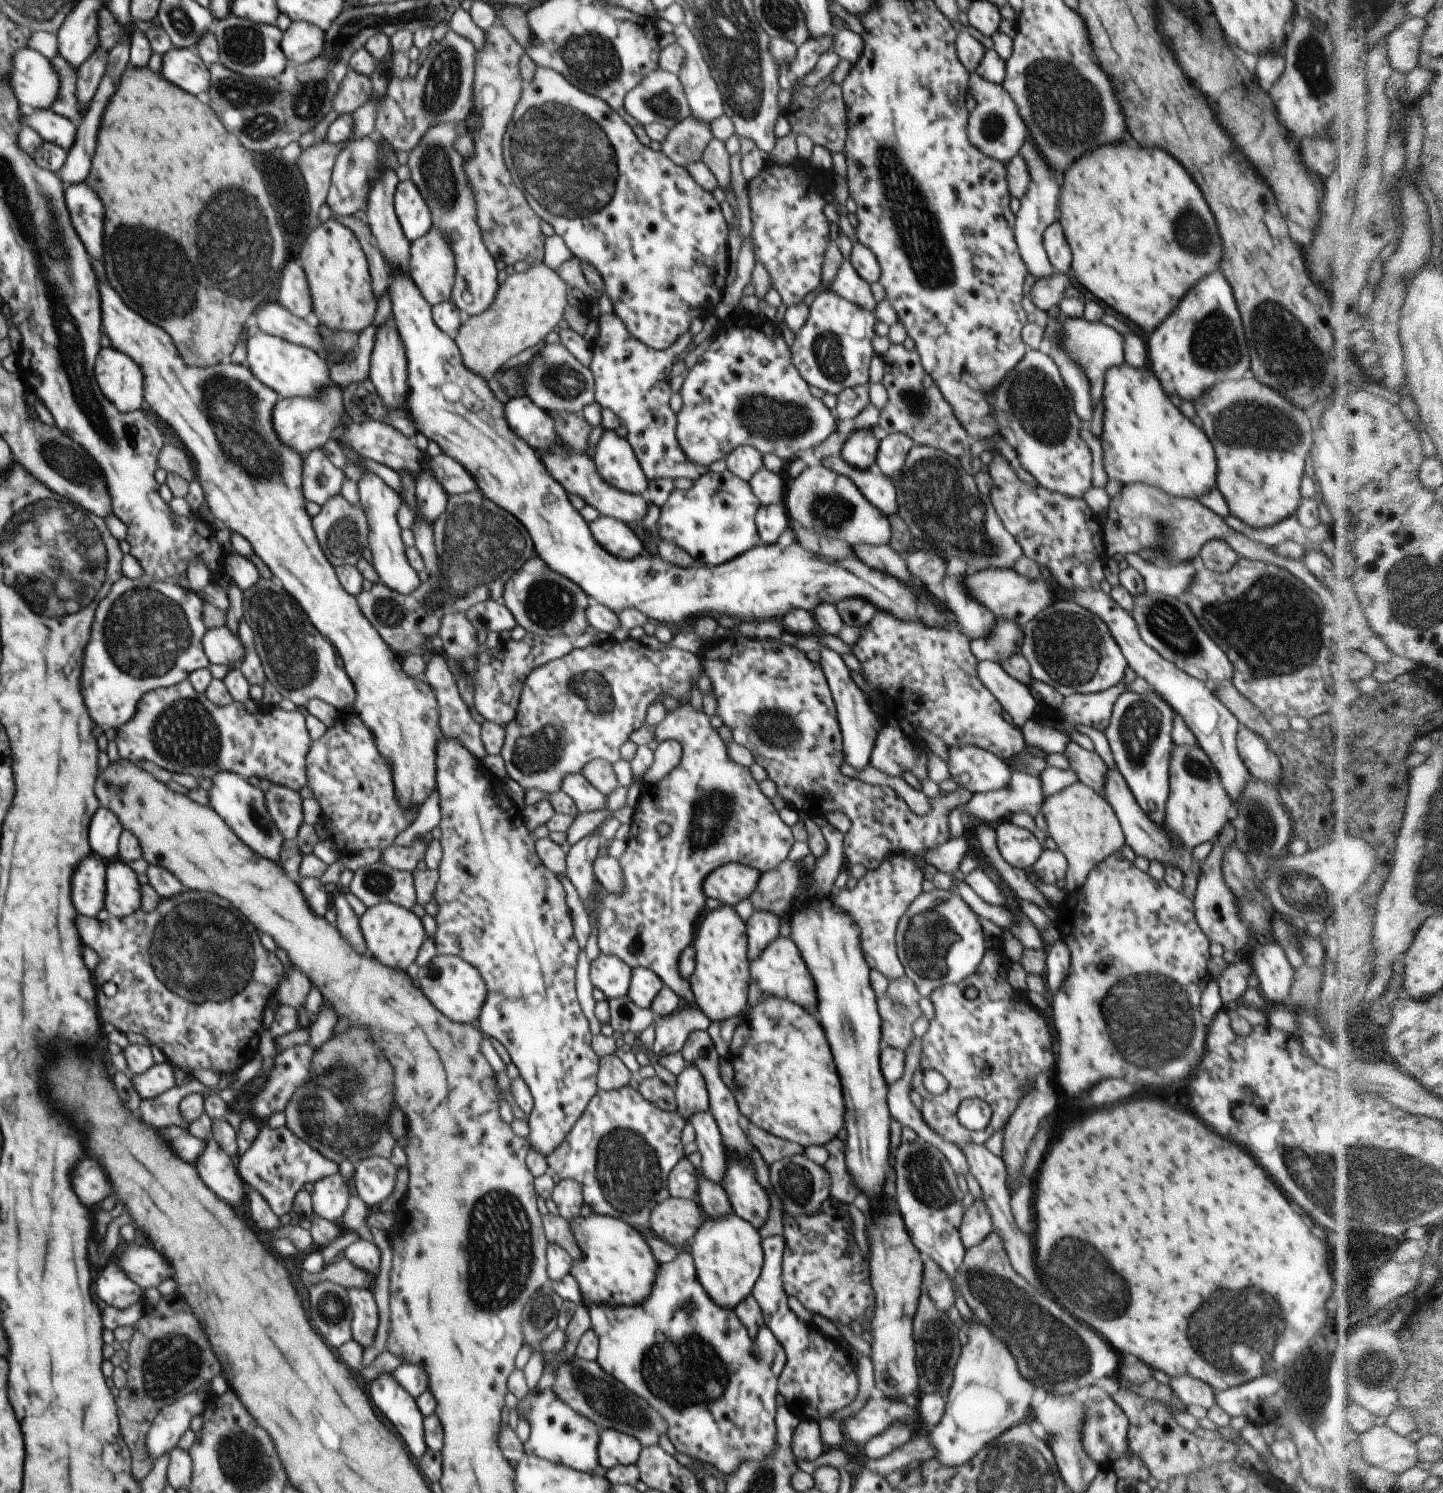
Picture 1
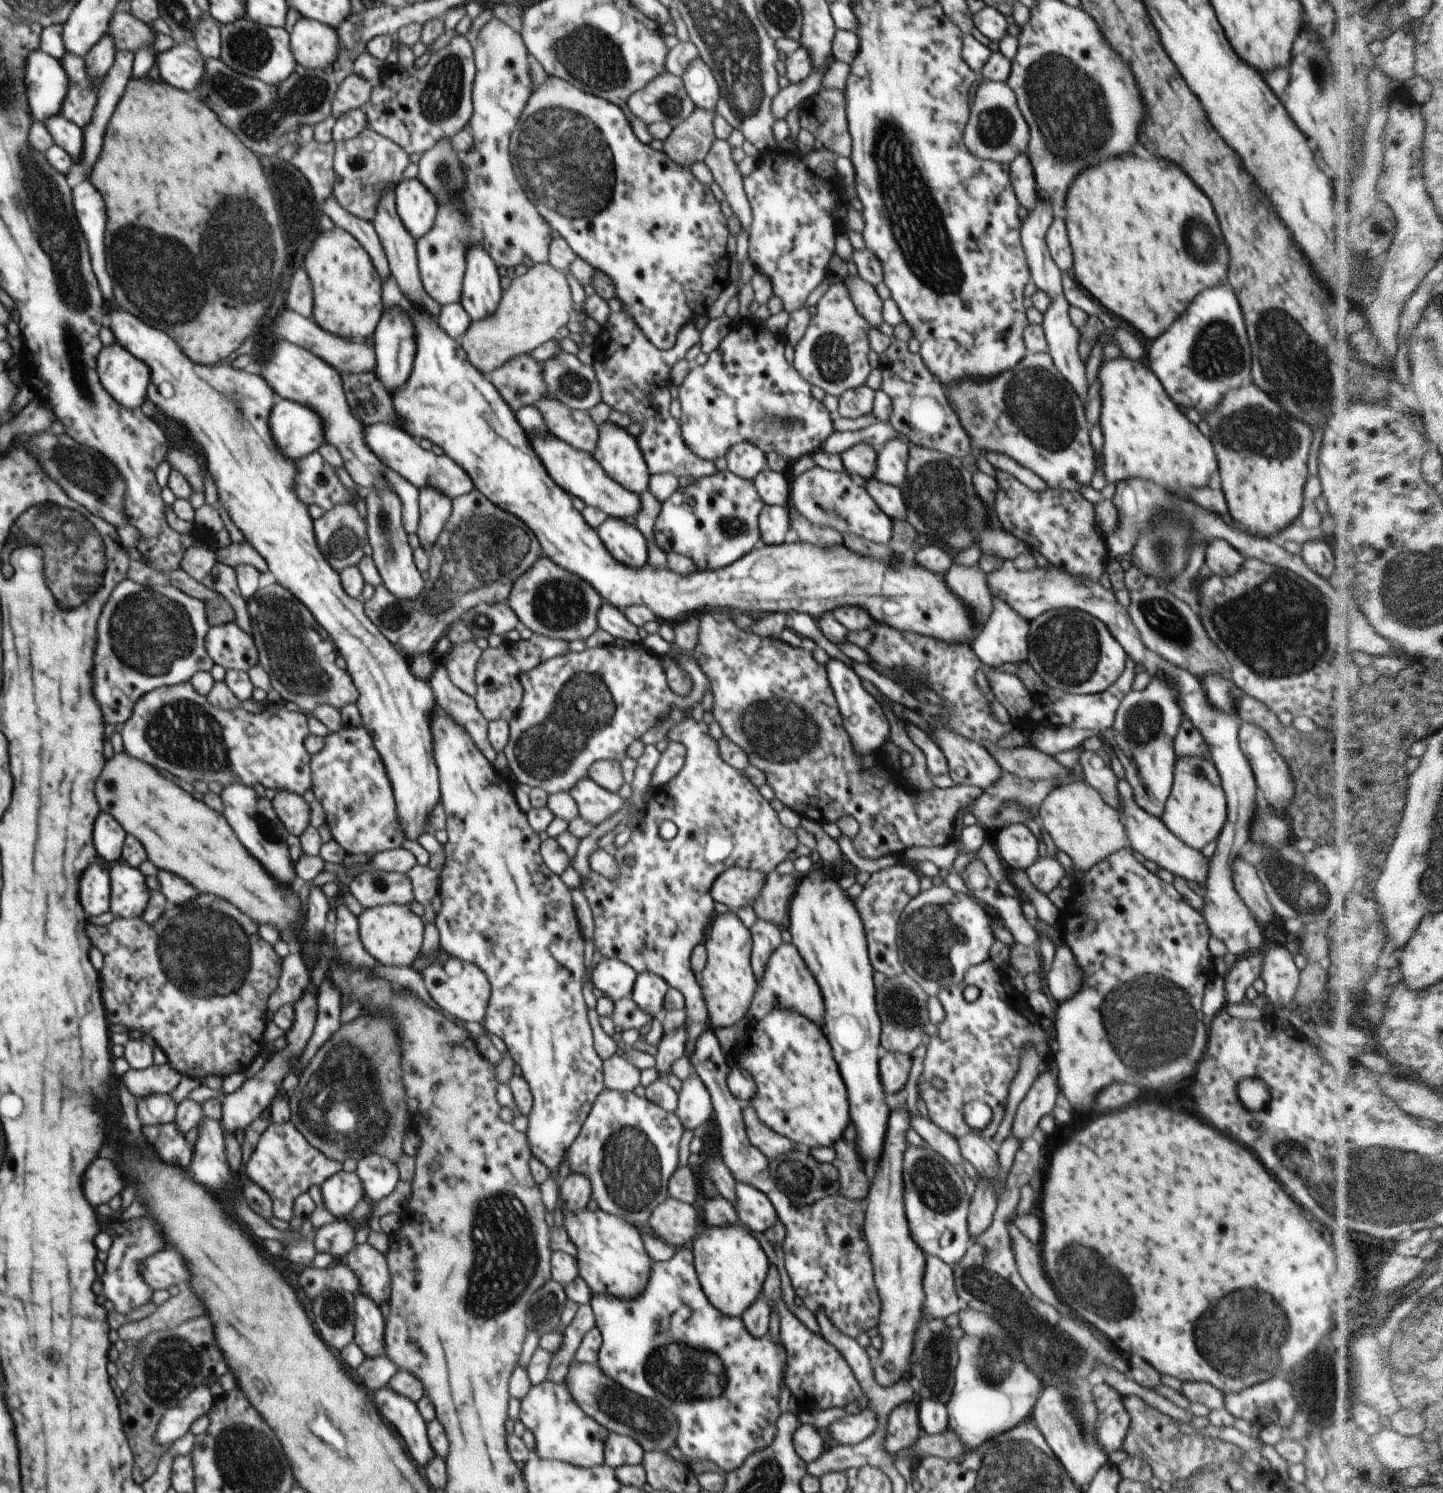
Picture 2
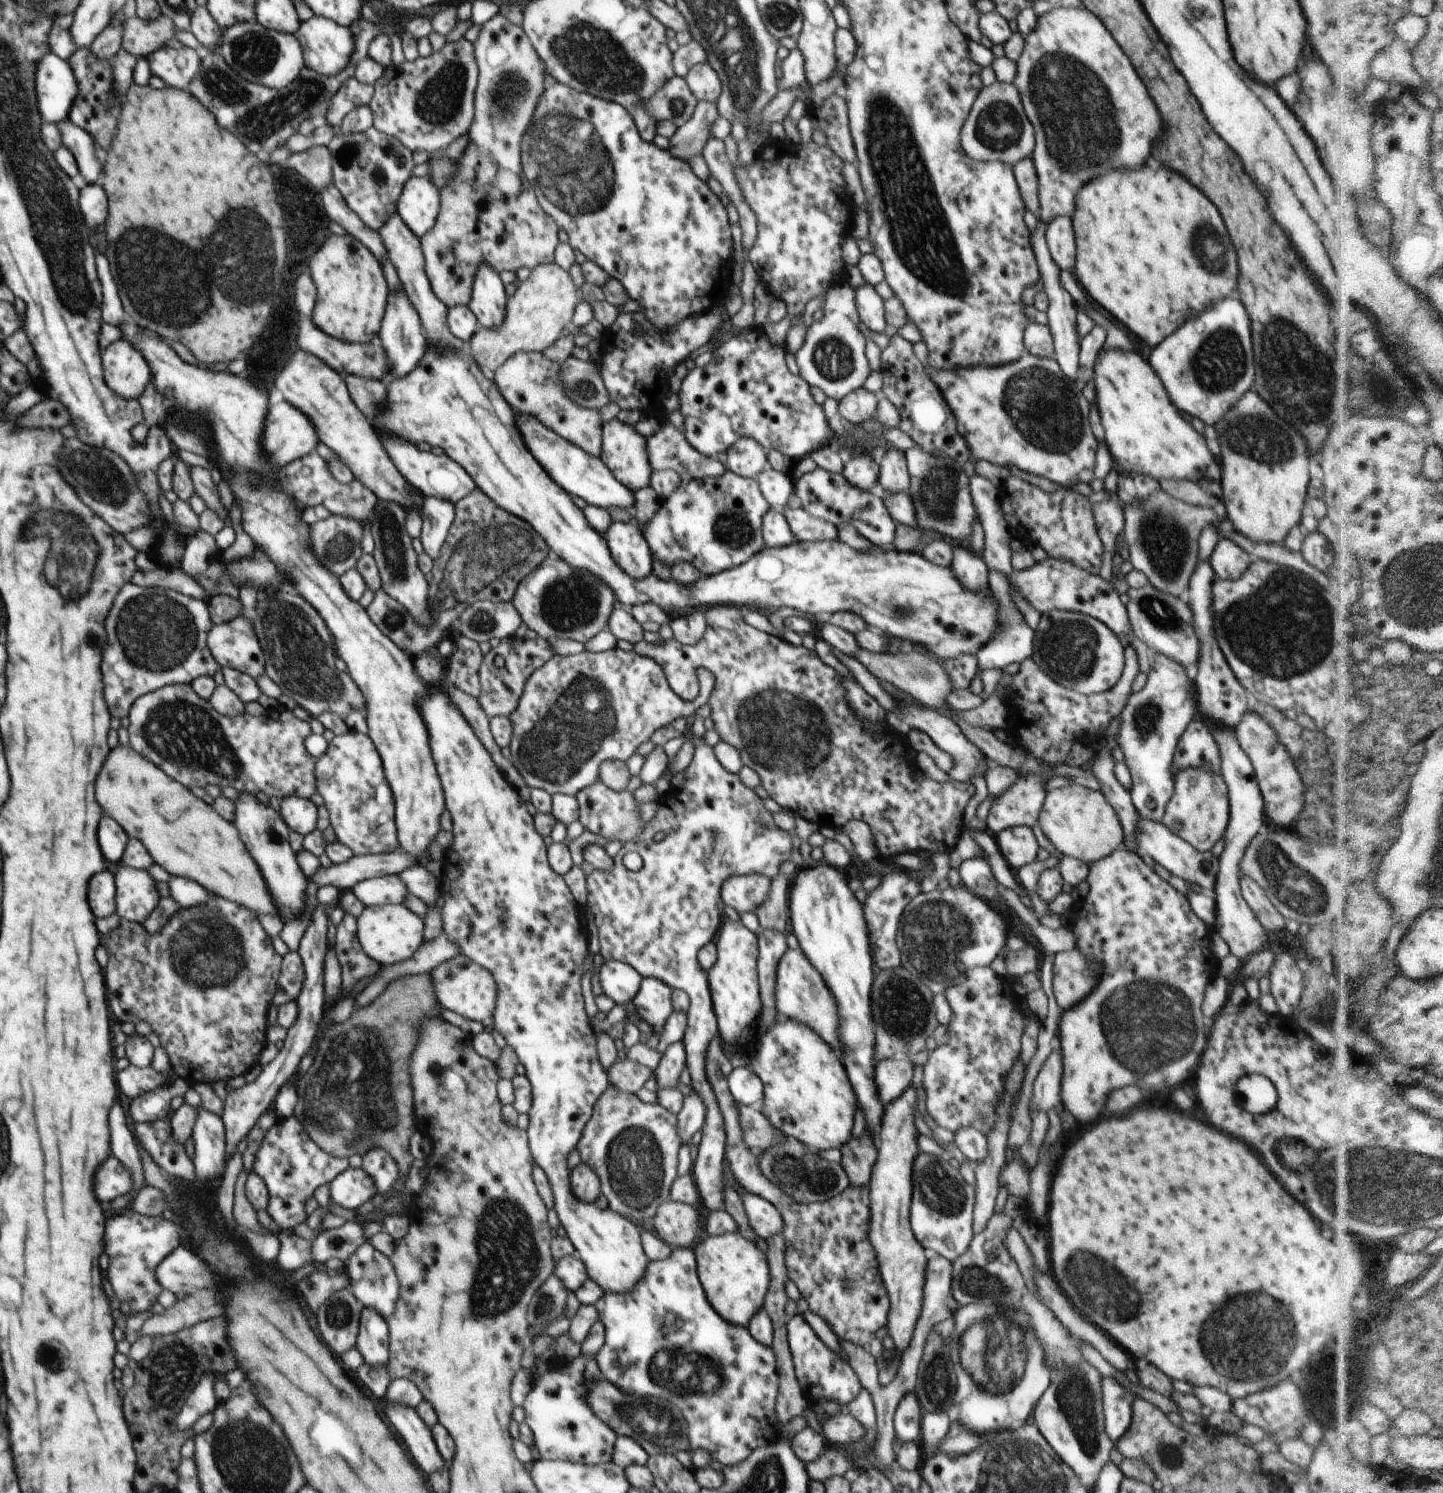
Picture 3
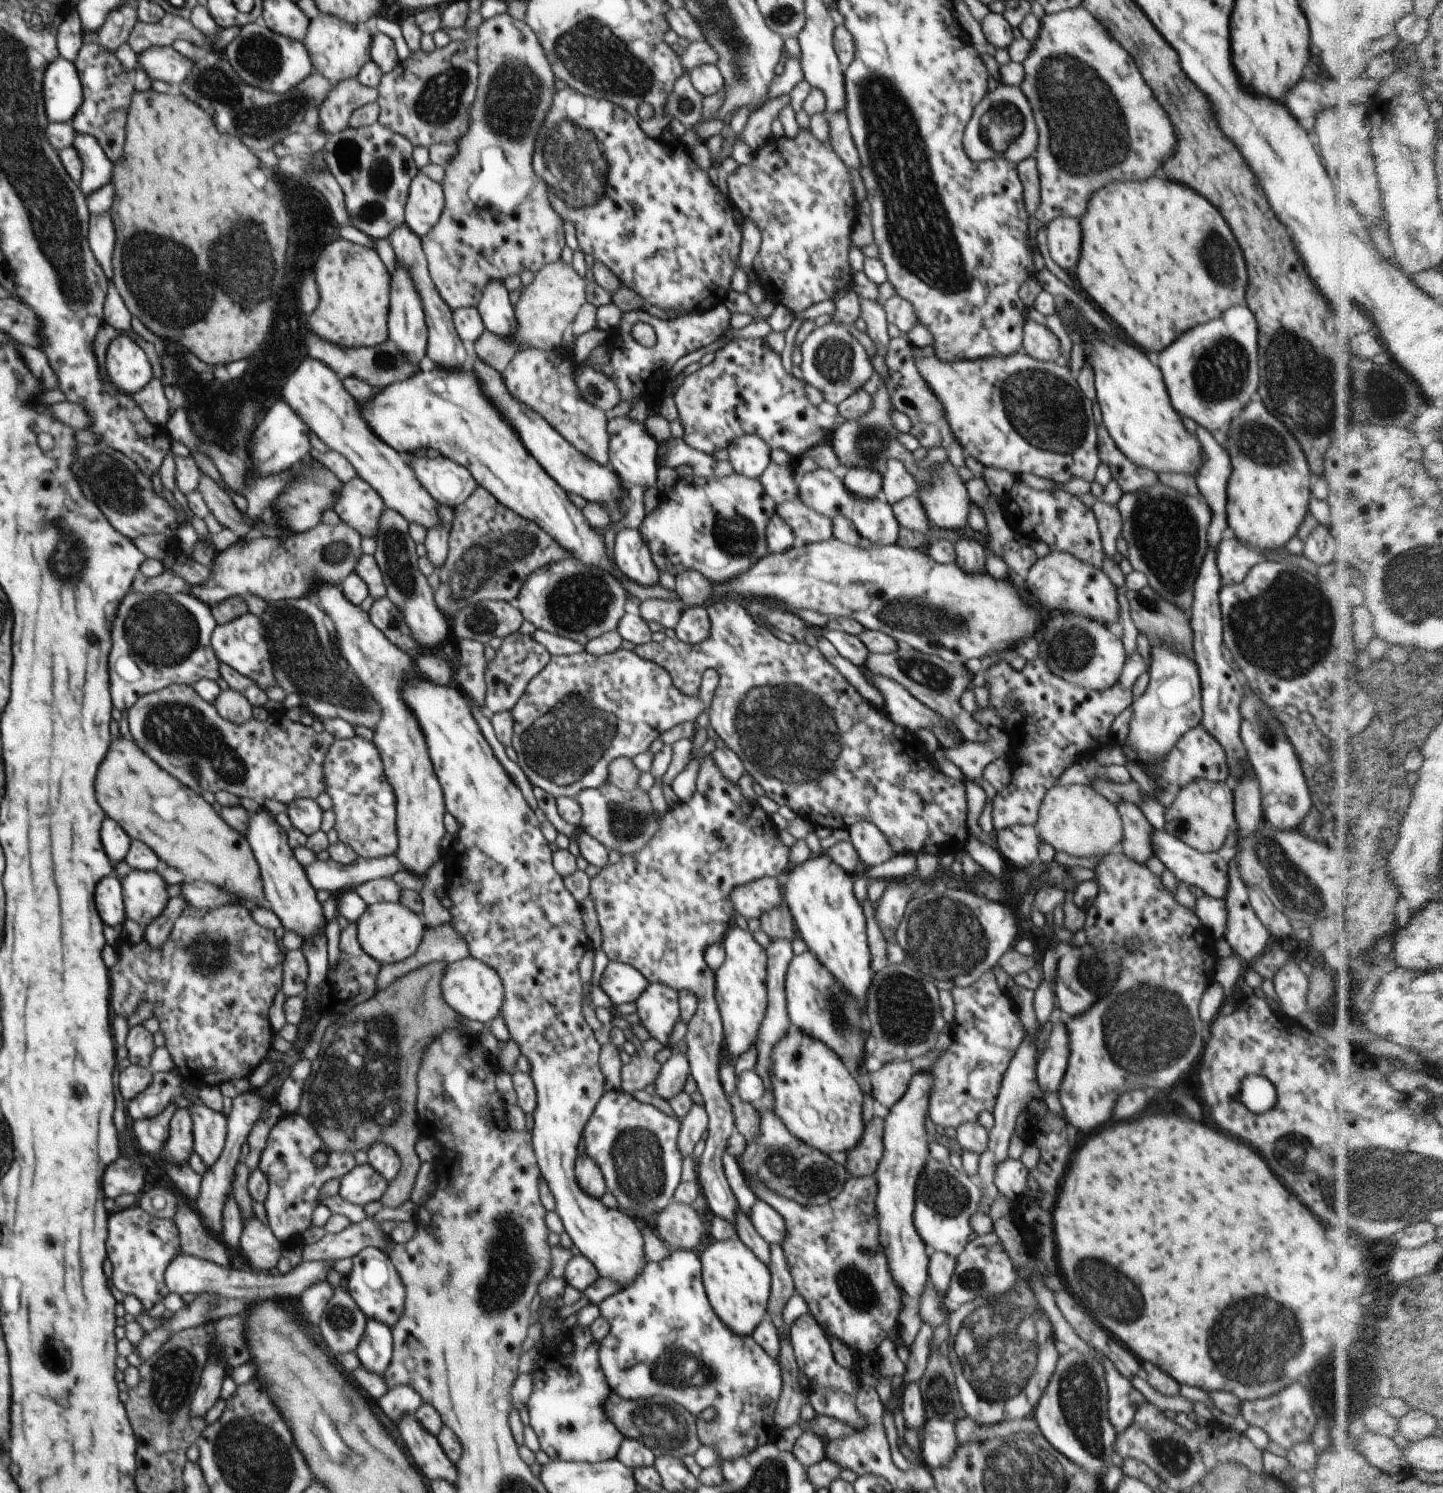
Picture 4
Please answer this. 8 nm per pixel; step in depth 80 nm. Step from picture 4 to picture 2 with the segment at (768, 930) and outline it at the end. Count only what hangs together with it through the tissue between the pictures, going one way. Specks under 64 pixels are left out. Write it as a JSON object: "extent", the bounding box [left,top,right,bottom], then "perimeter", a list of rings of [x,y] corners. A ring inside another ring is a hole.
{"extent":[752,871,799,928],"perimeter":[[[776,871],[766,875],[764,888],[752,904],[756,917],[784,928],[790,902],[799,886],[799,877],[796,873],[778,874]]]}

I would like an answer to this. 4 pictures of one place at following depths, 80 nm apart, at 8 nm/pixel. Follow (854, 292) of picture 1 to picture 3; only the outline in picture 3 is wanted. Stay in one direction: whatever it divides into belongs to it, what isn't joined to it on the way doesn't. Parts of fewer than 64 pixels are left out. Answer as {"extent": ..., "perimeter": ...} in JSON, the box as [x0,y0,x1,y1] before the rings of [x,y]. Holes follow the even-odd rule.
{"extent":[854,284,886,334],"perimeter":[[[863,284],[854,289],[859,318],[868,330],[883,334],[886,328],[884,301],[874,286]]]}

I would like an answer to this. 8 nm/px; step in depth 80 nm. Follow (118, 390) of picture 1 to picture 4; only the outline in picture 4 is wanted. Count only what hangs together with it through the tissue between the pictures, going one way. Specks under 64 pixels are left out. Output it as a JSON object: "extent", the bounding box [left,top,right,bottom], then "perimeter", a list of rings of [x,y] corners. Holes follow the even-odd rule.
{"extent":[106,334,154,395],"perimeter":[[[127,334],[116,336],[106,351],[110,382],[126,395],[136,394],[154,377],[144,350]]]}

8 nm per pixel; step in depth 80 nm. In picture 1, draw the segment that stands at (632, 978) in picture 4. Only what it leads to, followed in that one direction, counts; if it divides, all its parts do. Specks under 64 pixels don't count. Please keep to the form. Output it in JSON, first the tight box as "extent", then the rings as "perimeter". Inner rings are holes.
{"extent":[590,952,632,1000],"perimeter":[[[600,952],[596,960],[590,962],[590,980],[600,989],[606,1000],[628,995],[632,969],[616,956]]]}

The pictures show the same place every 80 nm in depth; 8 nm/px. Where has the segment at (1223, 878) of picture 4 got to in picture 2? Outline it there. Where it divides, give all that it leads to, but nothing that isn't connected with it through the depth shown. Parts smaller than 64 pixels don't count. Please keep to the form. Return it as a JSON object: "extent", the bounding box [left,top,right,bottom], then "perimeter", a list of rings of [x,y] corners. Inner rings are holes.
{"extent":[1116,778,1209,885],"perimeter":[[[1120,778],[1116,782],[1116,792],[1120,796],[1120,810],[1122,812],[1119,815],[1129,841],[1128,846],[1147,860],[1155,862],[1159,868],[1168,870],[1172,875],[1180,876],[1186,881],[1197,882],[1198,885],[1204,884],[1206,876],[1208,876],[1209,859],[1201,851],[1184,844],[1182,840],[1178,840],[1162,823],[1161,818],[1150,815],[1136,806],[1132,788],[1125,779]]]}

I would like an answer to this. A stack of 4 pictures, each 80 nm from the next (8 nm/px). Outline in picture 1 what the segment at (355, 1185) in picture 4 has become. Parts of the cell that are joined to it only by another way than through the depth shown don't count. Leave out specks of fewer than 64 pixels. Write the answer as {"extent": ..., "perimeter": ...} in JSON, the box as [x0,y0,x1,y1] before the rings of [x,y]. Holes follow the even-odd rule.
{"extent":[310,1173,350,1223],"perimeter":[[[339,1173],[314,1182],[310,1192],[313,1214],[334,1223],[339,1223],[348,1208],[350,1188]]]}

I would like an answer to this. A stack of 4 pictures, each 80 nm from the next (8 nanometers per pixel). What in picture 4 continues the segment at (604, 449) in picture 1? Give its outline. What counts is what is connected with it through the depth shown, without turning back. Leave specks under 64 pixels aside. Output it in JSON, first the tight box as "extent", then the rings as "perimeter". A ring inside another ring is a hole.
{"extent":[607,417,658,488],"perimeter":[[[616,417],[607,420],[608,430],[608,462],[611,470],[623,482],[623,486],[644,486],[644,488],[652,488],[656,486],[656,456],[658,456],[658,442],[648,433],[644,423],[637,422],[624,417]]]}

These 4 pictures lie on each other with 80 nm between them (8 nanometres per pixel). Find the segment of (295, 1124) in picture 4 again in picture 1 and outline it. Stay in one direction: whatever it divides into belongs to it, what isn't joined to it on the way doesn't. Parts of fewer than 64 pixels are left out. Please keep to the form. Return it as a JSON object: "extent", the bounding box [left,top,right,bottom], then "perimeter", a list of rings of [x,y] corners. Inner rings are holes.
{"extent":[236,1123,339,1216],"perimeter":[[[262,1123],[252,1146],[236,1159],[237,1172],[247,1189],[258,1190],[276,1216],[292,1211],[296,1194],[304,1186],[333,1176],[339,1172],[339,1164],[325,1158],[320,1152],[294,1136],[287,1126],[272,1129]]]}

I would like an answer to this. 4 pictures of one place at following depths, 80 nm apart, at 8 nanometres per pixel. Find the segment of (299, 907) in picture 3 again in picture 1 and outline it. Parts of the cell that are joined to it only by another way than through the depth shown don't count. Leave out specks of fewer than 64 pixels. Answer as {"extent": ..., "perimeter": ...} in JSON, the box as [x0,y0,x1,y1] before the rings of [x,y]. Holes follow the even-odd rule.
{"extent":[208,770,285,862],"perimeter":[[[220,770],[216,772],[216,776],[212,776],[212,786],[208,790],[208,806],[214,810],[224,820],[225,824],[248,846],[252,848],[252,852],[256,852],[258,856],[264,856],[272,862],[278,862],[280,852],[282,852],[282,844],[285,842],[282,834],[276,830],[276,824],[272,822],[261,789],[251,786],[242,776],[238,776],[234,772],[228,770]]]}

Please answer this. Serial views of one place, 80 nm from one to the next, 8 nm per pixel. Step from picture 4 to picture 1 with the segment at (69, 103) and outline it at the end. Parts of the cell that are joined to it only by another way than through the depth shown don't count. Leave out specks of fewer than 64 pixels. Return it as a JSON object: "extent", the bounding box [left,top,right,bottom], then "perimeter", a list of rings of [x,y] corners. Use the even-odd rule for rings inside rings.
{"extent":[8,48,60,109],"perimeter":[[[20,48],[12,54],[8,82],[23,109],[51,109],[60,92],[60,78],[52,62],[35,49]]]}

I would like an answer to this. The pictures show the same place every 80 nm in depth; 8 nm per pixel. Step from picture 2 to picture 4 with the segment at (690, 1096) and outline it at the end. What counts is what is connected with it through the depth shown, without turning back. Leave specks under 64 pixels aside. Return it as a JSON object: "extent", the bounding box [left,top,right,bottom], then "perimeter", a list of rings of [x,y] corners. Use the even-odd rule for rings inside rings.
{"extent":[677,1104,708,1157],"perimeter":[[[692,1104],[690,1112],[680,1119],[680,1129],[678,1130],[677,1144],[680,1148],[681,1157],[692,1156],[694,1146],[700,1142],[702,1134],[708,1129],[708,1114],[704,1107]]]}

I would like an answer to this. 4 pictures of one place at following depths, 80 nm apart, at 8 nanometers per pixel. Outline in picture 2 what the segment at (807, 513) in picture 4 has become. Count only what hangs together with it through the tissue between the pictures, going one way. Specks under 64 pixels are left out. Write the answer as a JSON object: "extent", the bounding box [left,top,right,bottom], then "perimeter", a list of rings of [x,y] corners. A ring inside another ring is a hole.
{"extent":[788,507,844,548],"perimeter":[[[788,507],[790,526],[798,533],[799,542],[814,544],[820,548],[836,548],[844,545],[843,536],[828,527],[816,526],[810,520]]]}

